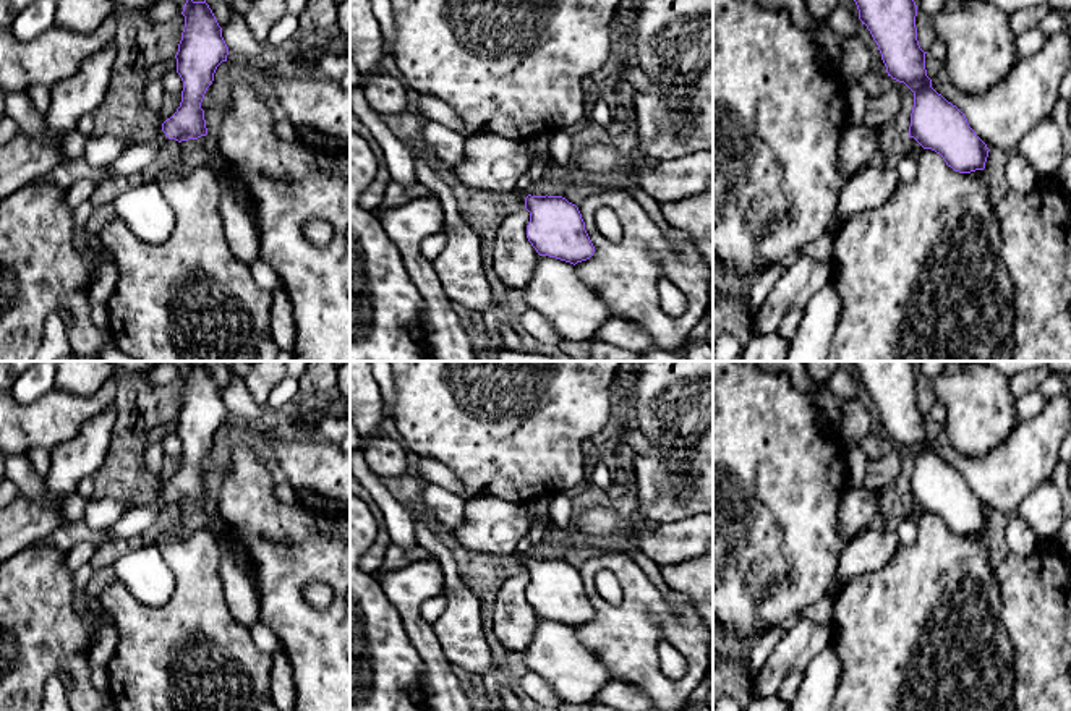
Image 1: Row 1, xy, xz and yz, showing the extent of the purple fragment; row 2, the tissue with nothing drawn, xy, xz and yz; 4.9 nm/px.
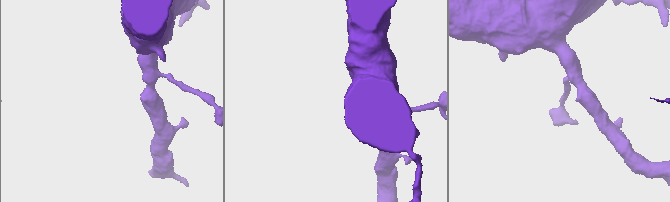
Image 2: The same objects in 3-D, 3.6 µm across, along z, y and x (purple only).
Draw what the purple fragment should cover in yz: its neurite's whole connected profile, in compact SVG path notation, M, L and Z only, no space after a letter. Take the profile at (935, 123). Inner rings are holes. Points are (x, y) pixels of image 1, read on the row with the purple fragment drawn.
M854 0L859 19L867 26L878 45L888 76L904 83L914 92L909 138L924 149L943 157L948 167L959 173L984 170L988 157L987 144L969 126L966 115L932 87L925 70L925 53L917 40L917 5L914 0Z

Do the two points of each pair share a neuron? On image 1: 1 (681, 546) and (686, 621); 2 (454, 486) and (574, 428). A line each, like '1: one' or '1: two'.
1: two
2: two

